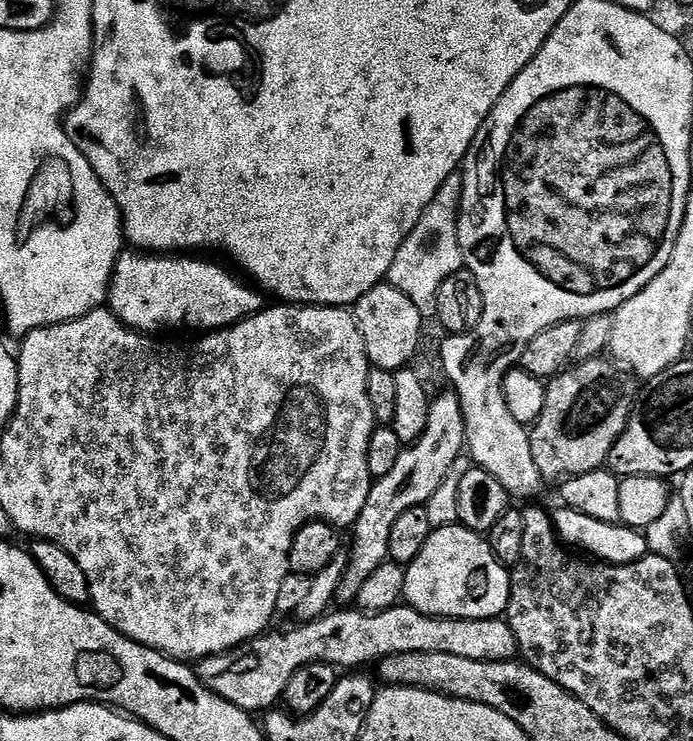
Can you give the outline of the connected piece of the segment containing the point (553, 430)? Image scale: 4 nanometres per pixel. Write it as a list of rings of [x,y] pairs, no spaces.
[[[593,358],[547,381],[546,406],[542,406],[542,414],[530,428],[530,450],[541,481],[560,482],[570,476],[599,472],[607,465],[610,450],[634,411],[619,371],[615,363]]]

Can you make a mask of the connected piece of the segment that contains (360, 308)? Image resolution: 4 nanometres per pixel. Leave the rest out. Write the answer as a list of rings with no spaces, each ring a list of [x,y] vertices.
[[[388,282],[379,284],[354,305],[354,315],[372,368],[395,374],[413,363],[412,359],[420,348],[420,331],[426,324],[426,318],[418,306],[414,306],[414,302],[402,294],[402,290],[392,287]]]

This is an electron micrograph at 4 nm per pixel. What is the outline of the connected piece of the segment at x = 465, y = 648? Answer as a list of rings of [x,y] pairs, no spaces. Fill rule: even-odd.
[[[411,606],[371,614],[351,611],[332,610],[310,624],[293,626],[289,632],[272,630],[221,656],[208,656],[195,665],[196,676],[201,684],[217,692],[226,702],[249,714],[264,714],[281,703],[290,678],[307,664],[330,664],[337,670],[364,670],[367,664],[375,665],[400,654],[455,654],[457,658],[486,662],[511,660],[518,652],[514,634],[504,618],[455,620],[424,616]]]

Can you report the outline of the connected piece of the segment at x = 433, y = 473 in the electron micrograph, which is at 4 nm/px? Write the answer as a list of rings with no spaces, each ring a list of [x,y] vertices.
[[[445,390],[440,397],[436,396],[431,401],[425,432],[411,446],[401,451],[390,474],[379,477],[373,483],[366,498],[366,506],[361,510],[351,533],[352,548],[347,549],[348,565],[338,586],[335,597],[337,601],[355,601],[358,590],[362,590],[362,586],[370,579],[370,574],[389,563],[390,534],[394,530],[394,522],[398,522],[398,518],[402,518],[406,510],[423,508],[430,498],[434,498],[434,490],[442,486],[446,474],[450,474],[450,466],[454,466],[465,448],[464,415],[460,400],[455,392]]]

